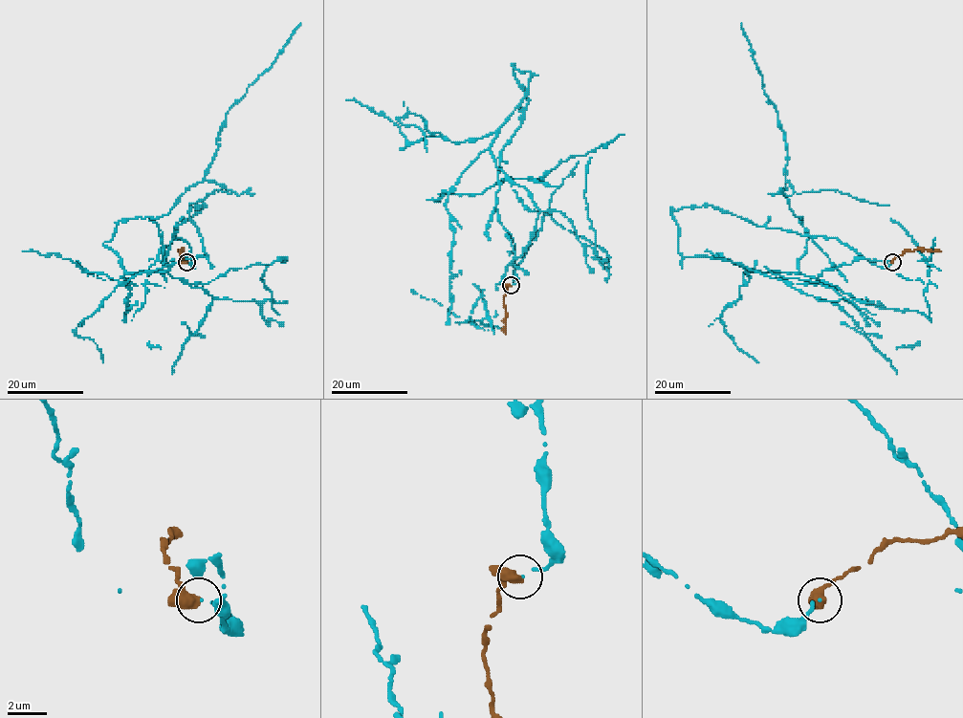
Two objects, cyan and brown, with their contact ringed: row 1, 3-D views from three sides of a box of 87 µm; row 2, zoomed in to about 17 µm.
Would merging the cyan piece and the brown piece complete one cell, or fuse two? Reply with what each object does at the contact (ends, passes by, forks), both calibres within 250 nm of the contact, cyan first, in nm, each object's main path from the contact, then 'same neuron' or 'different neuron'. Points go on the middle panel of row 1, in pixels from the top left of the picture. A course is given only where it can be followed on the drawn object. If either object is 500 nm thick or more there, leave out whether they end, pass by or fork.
cyan ends; brown passes by; calibres 110 and 360 nm; course cyan (511, 285), (496, 193), (528, 104), (514, 65), (531, 76), (527, 96), (427, 199), (540, 180), (624, 134); course brown (511, 285), (507, 286), (504, 298), (506, 334); different neuron

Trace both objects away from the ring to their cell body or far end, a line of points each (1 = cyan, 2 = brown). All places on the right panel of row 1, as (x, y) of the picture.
1: (892, 262), (711, 206), (671, 213), (677, 250), (795, 272), (806, 250), (785, 134), (741, 24)
2: (892, 262), (906, 250), (940, 250)

